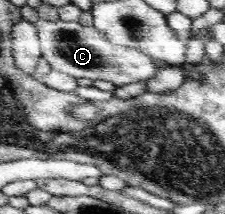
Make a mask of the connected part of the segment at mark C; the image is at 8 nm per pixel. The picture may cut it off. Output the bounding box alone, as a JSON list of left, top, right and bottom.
[35,19,159,86]

